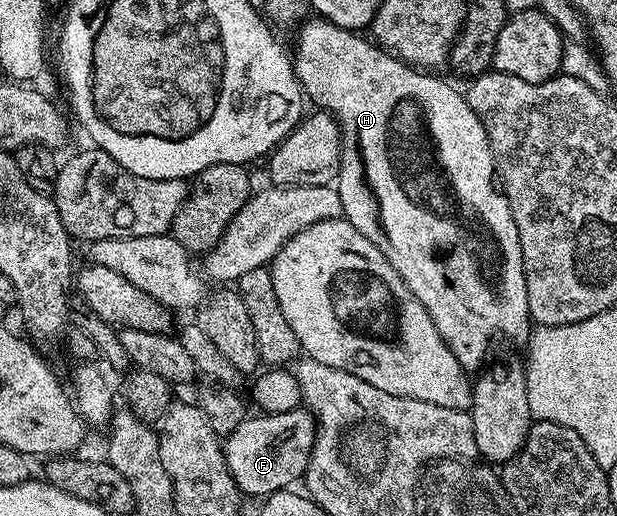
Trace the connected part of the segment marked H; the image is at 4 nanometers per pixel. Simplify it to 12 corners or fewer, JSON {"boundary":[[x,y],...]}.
{"boundary":[[324,18],[293,71],[344,219],[466,373],[531,335],[483,122]]}

